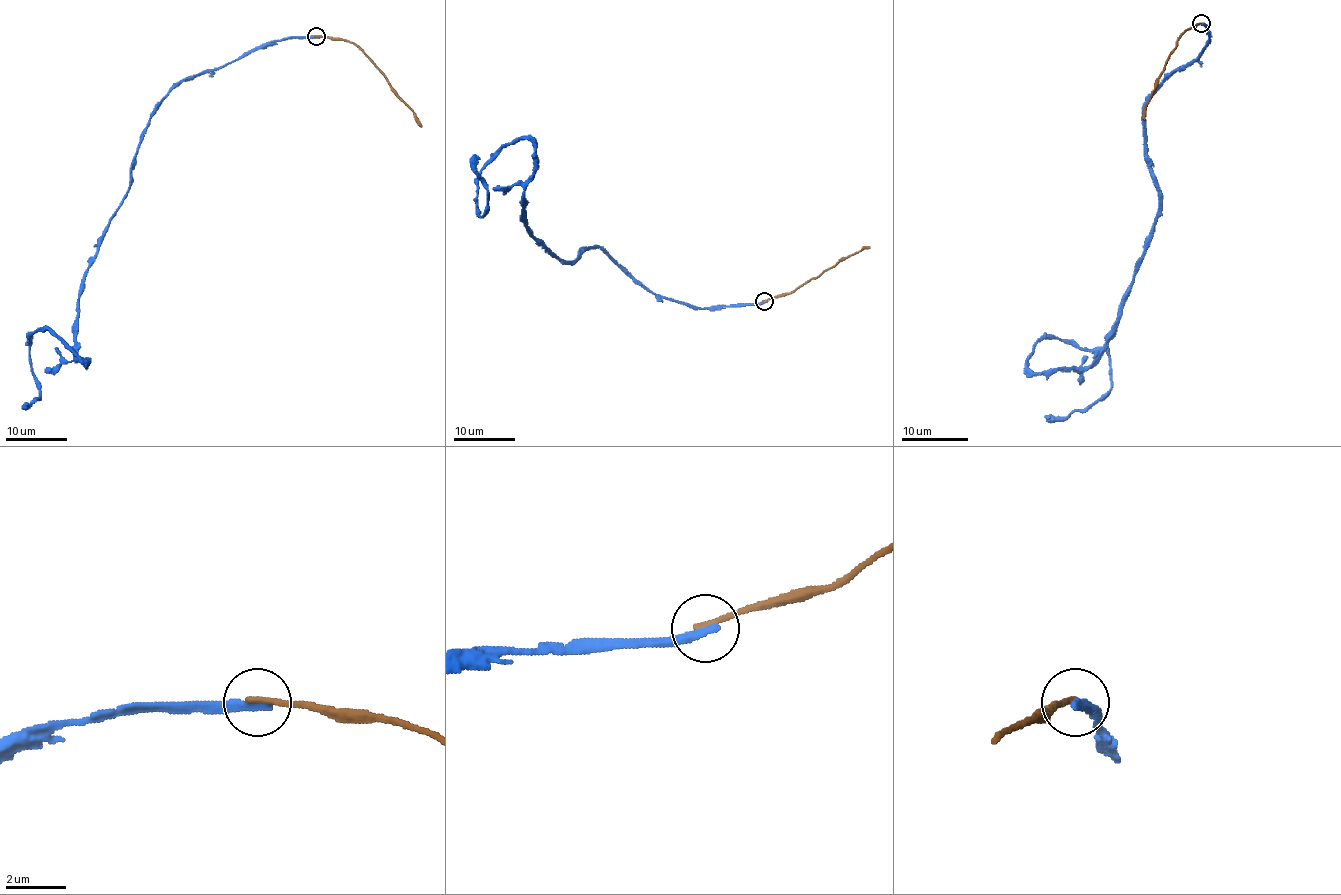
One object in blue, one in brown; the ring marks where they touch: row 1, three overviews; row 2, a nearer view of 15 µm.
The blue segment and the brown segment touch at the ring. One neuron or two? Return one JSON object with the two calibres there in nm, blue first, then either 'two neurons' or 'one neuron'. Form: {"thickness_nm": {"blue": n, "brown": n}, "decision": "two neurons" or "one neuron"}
{"thickness_nm": {"blue": 320, "brown": 200}, "decision": "two neurons"}

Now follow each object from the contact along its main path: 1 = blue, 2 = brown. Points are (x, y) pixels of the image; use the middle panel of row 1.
1: (765, 301), (692, 308), (599, 247), (562, 261), (523, 223), (533, 144), (485, 167), (481, 216), (472, 154)
2: (765, 301), (791, 294), (839, 260), (870, 247)

